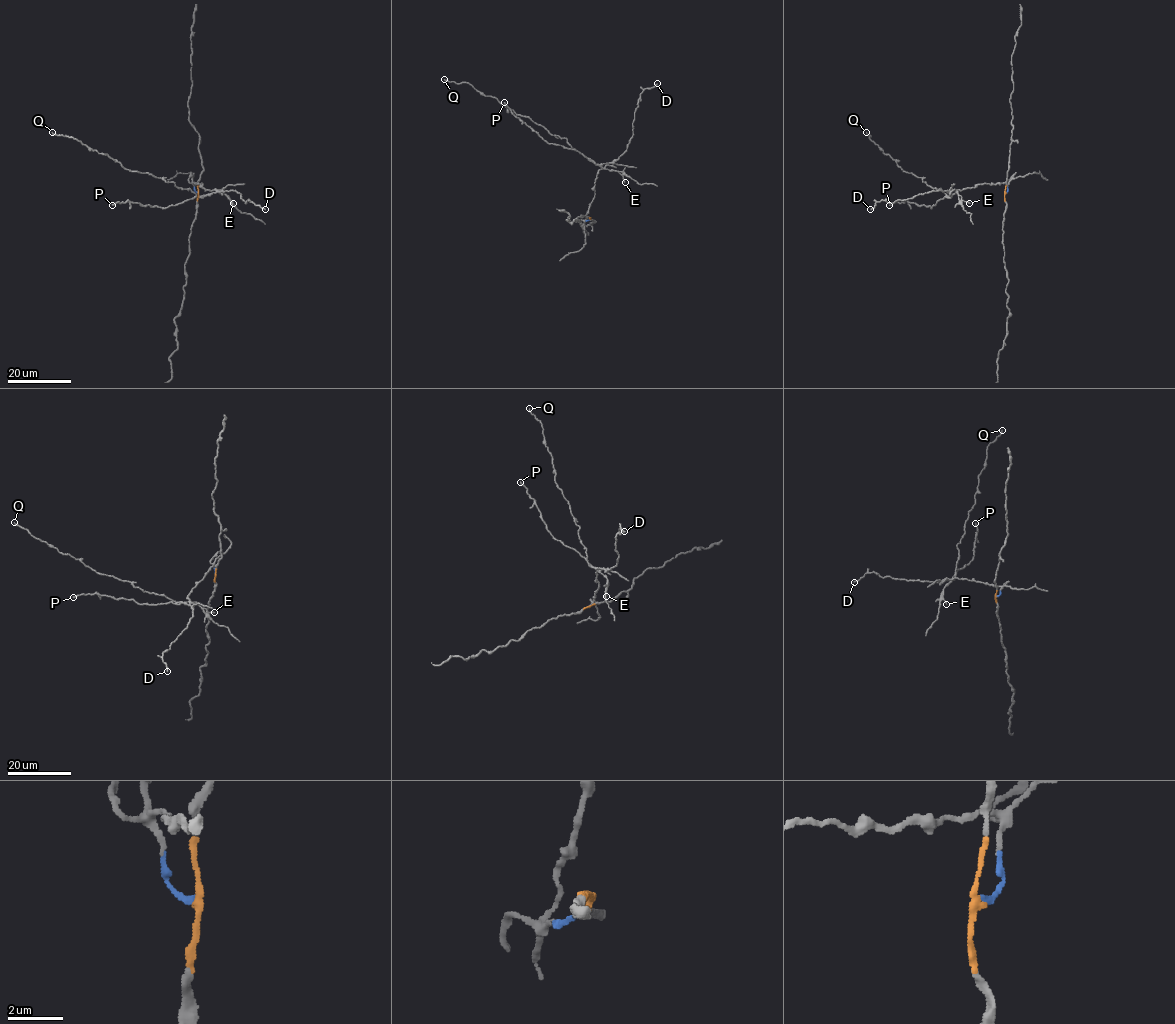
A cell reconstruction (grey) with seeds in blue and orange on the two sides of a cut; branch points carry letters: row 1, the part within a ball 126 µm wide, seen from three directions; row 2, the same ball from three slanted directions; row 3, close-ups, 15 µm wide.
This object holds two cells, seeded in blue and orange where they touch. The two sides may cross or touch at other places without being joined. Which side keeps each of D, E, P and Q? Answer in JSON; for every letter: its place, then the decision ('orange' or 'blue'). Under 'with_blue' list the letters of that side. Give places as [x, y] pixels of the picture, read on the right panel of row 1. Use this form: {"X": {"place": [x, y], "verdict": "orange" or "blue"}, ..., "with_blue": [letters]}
{"D": {"place": [870, 209], "verdict": "blue"}, "E": {"place": [969, 203], "verdict": "blue"}, "P": {"place": [889, 205], "verdict": "blue"}, "Q": {"place": [866, 132], "verdict": "blue"}, "with_blue": ["D", "E", "P", "Q"]}

